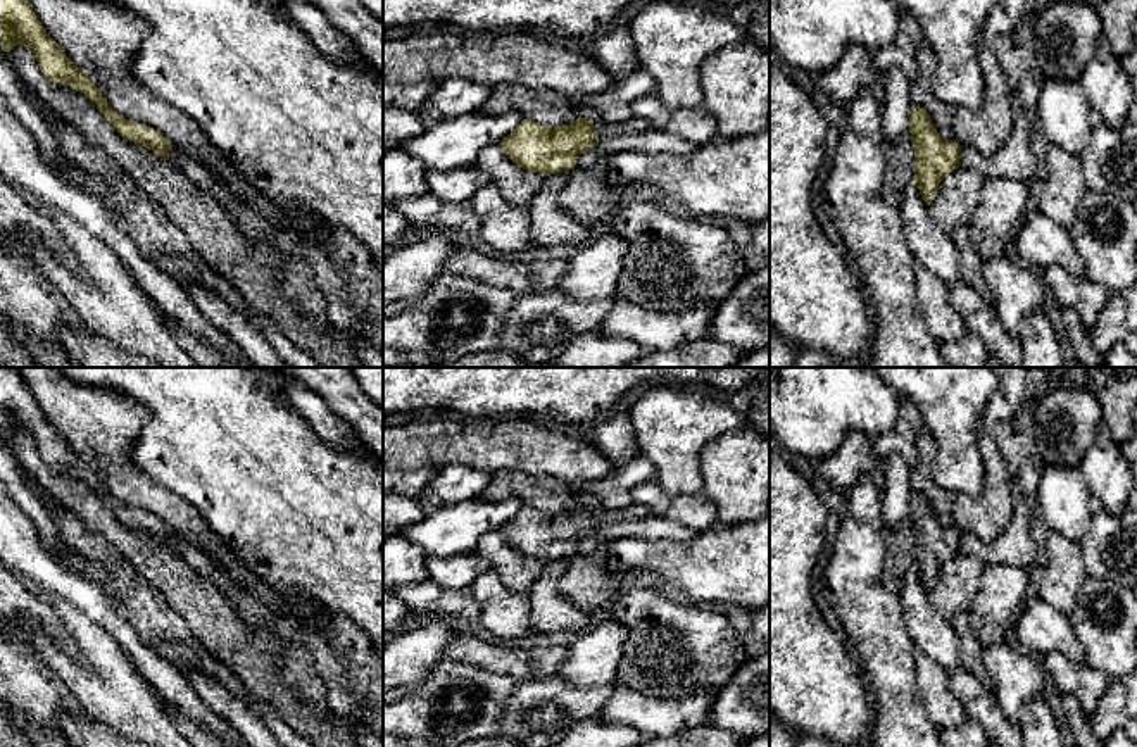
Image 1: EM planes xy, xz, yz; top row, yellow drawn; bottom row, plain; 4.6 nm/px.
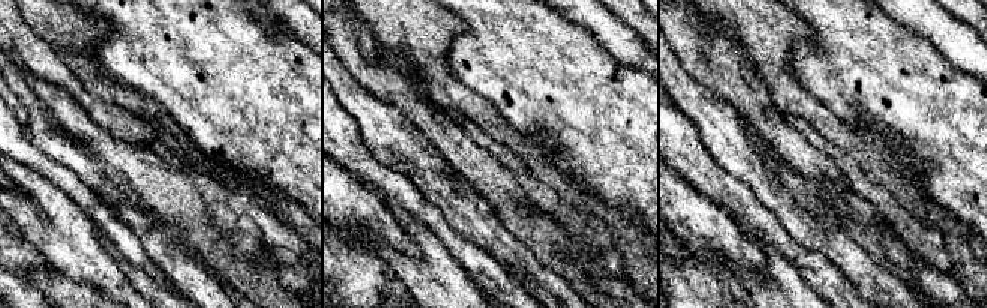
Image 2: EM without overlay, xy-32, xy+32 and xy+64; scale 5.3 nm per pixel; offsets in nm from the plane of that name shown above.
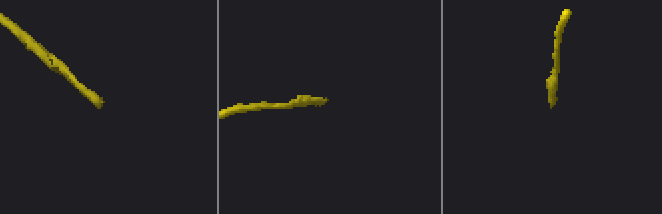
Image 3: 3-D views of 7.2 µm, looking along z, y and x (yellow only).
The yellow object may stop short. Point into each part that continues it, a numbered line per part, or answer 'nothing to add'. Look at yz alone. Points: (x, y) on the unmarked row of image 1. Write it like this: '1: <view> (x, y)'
nothing to add

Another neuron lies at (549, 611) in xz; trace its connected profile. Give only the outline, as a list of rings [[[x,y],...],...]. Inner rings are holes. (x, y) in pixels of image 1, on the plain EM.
[[[566,559],[547,562],[543,573],[526,590],[533,635],[581,631],[588,623],[590,616],[557,590],[557,580],[566,573],[566,566]]]

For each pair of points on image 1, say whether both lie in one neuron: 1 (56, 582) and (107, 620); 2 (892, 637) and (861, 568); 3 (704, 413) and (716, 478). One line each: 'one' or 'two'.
1: one
2: one
3: two

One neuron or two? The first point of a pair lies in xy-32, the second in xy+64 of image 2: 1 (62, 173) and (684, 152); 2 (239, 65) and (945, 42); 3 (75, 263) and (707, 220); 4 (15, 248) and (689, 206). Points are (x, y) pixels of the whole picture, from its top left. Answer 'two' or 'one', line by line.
1: one
2: two
3: two
4: two

